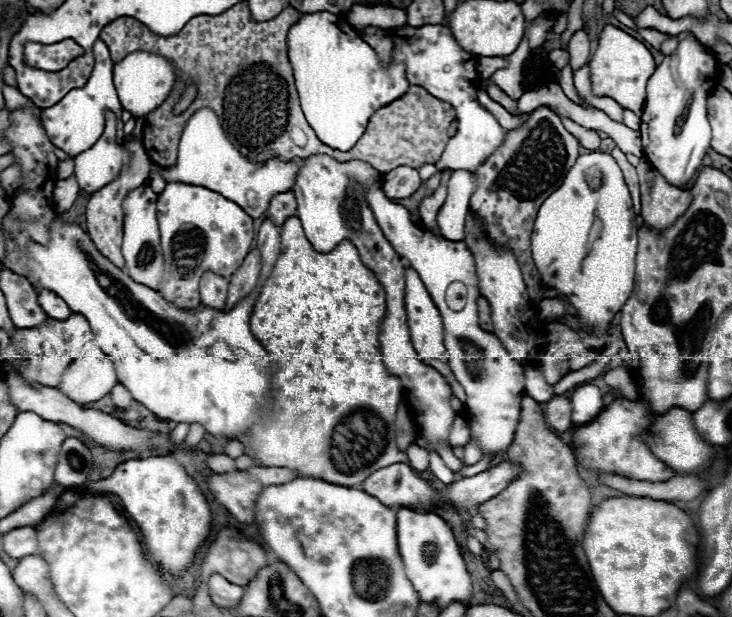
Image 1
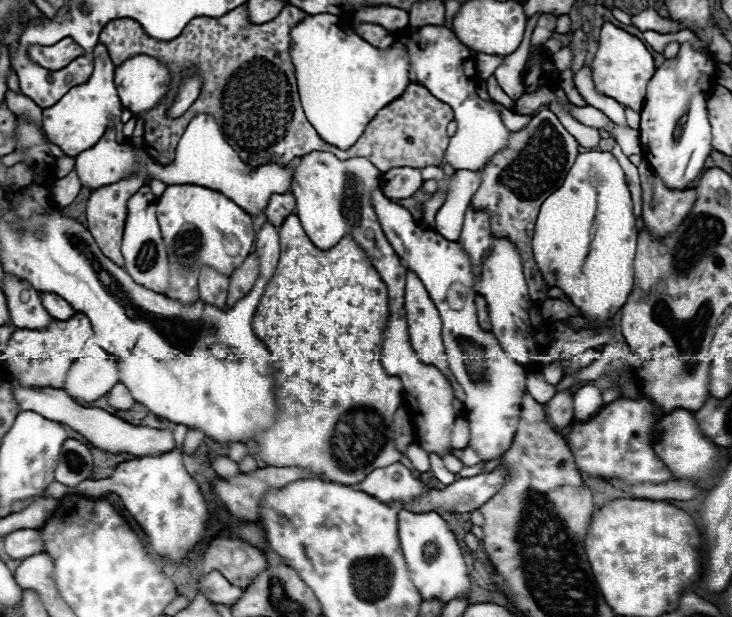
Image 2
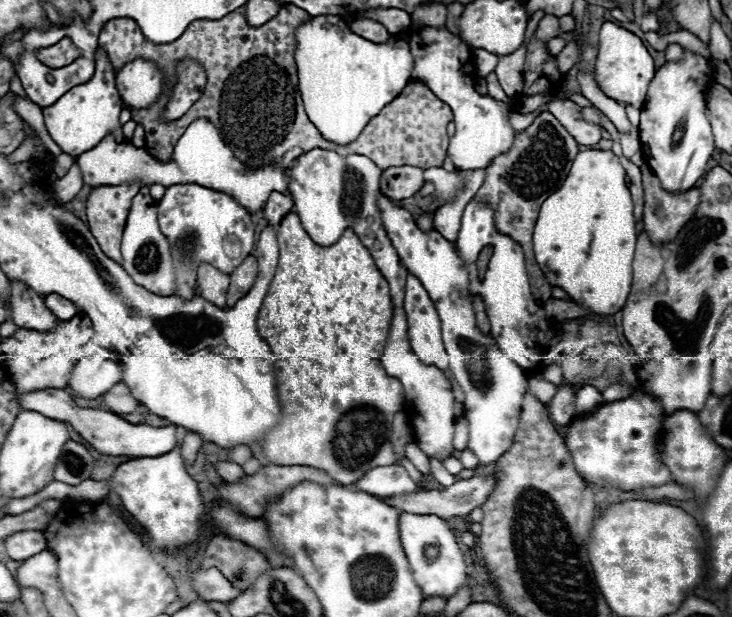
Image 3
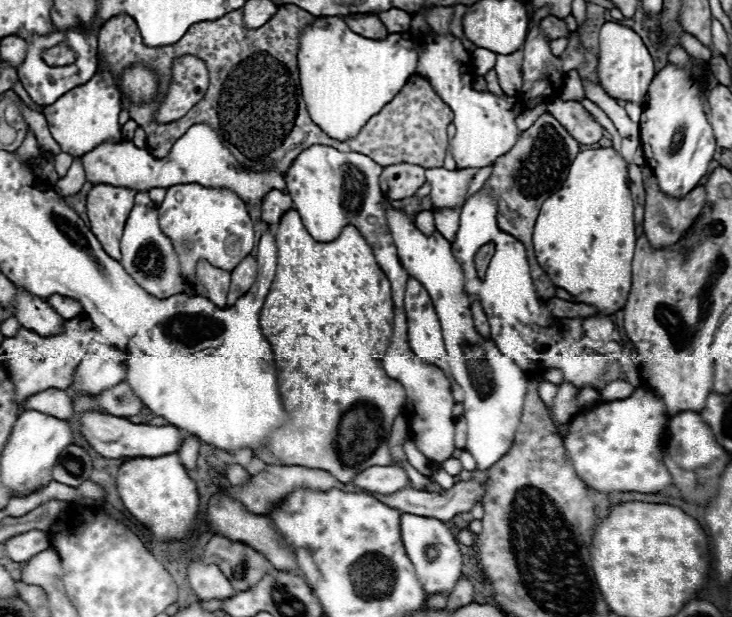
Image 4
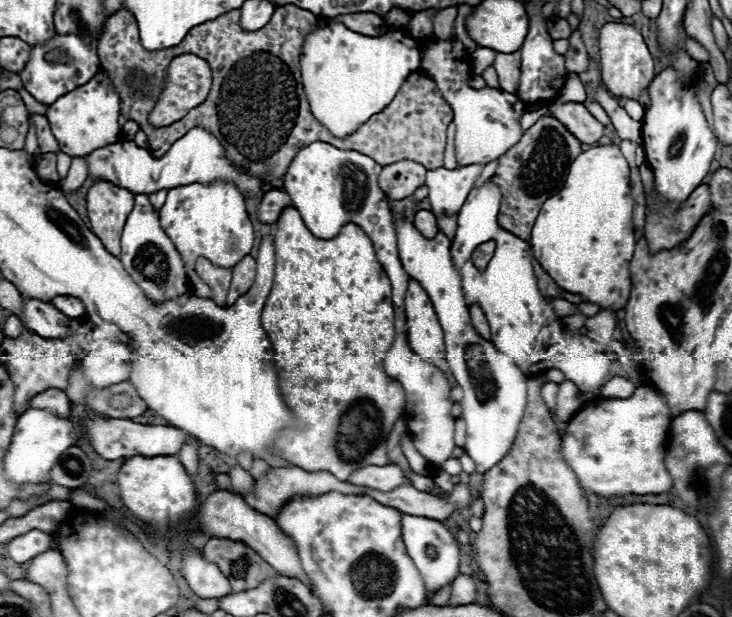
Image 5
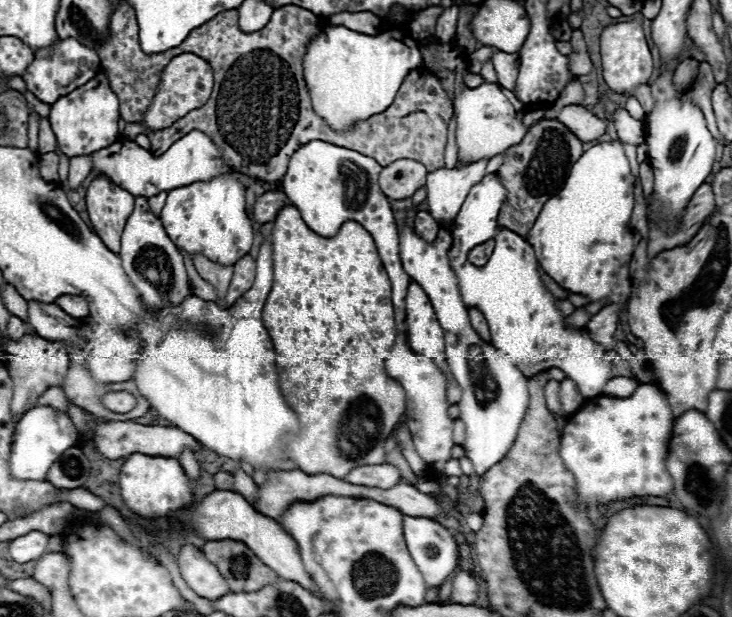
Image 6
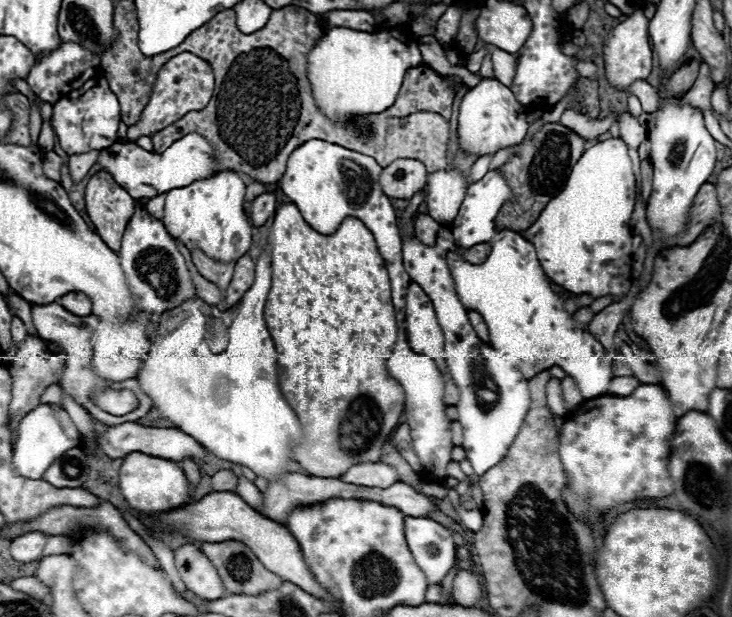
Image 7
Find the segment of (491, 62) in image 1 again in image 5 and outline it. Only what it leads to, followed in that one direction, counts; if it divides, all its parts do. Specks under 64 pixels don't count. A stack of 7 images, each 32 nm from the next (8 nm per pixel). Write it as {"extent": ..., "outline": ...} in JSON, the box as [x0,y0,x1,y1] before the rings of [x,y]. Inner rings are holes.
{"extent":[470,48,496,74],"outline":[[[478,48],[476,52],[472,52],[472,54],[470,54],[472,74],[482,74],[482,70],[494,62],[494,54],[496,54],[496,52],[490,50],[490,48]]]}

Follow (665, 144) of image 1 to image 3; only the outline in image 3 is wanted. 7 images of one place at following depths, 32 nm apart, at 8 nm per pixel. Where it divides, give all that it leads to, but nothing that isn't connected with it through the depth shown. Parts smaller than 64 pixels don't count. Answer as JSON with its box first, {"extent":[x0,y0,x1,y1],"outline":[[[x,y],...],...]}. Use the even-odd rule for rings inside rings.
{"extent":[640,50,714,192],"outline":[[[684,50],[684,60],[666,62],[648,86],[646,104],[640,116],[642,152],[666,192],[688,192],[706,174],[706,164],[714,152],[714,136],[706,118],[704,102],[710,80],[710,60]]]}

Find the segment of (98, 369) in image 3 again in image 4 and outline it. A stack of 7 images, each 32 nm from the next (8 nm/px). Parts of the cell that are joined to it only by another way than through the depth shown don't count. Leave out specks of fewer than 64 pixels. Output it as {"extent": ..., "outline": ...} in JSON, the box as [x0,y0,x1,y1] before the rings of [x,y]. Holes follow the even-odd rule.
{"extent":[76,344,128,394],"outline":[[[90,344],[84,358],[76,368],[76,380],[86,394],[98,394],[108,386],[116,386],[126,380],[126,356],[128,352],[118,346]]]}

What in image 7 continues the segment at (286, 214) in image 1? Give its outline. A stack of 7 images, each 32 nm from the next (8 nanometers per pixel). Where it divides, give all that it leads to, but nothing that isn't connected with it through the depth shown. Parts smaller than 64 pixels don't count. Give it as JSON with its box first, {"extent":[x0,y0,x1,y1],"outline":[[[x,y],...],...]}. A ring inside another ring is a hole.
{"extent":[250,194,286,228],"outline":[[[262,194],[262,196],[254,198],[254,202],[250,204],[250,222],[252,222],[256,228],[262,226],[262,224],[274,214],[274,210],[276,210],[284,200],[286,200],[286,198],[278,200],[274,194]]]}

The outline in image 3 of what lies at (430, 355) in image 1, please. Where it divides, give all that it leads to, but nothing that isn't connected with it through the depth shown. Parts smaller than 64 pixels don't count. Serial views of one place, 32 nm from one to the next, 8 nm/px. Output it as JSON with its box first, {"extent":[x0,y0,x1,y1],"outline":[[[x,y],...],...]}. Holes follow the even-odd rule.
{"extent":[404,274,464,402],"outline":[[[408,274],[408,284],[405,286],[404,297],[404,310],[408,323],[408,336],[410,336],[410,346],[412,346],[412,352],[426,364],[432,364],[432,366],[438,366],[442,372],[446,372],[446,376],[452,380],[452,390],[454,390],[454,398],[458,402],[464,400],[464,392],[462,388],[454,382],[450,370],[448,370],[448,358],[446,358],[446,352],[444,352],[444,344],[442,344],[442,334],[440,334],[440,318],[436,314],[436,308],[428,296],[428,292],[424,290],[424,286],[420,284],[418,278],[414,278],[412,274]]]}

